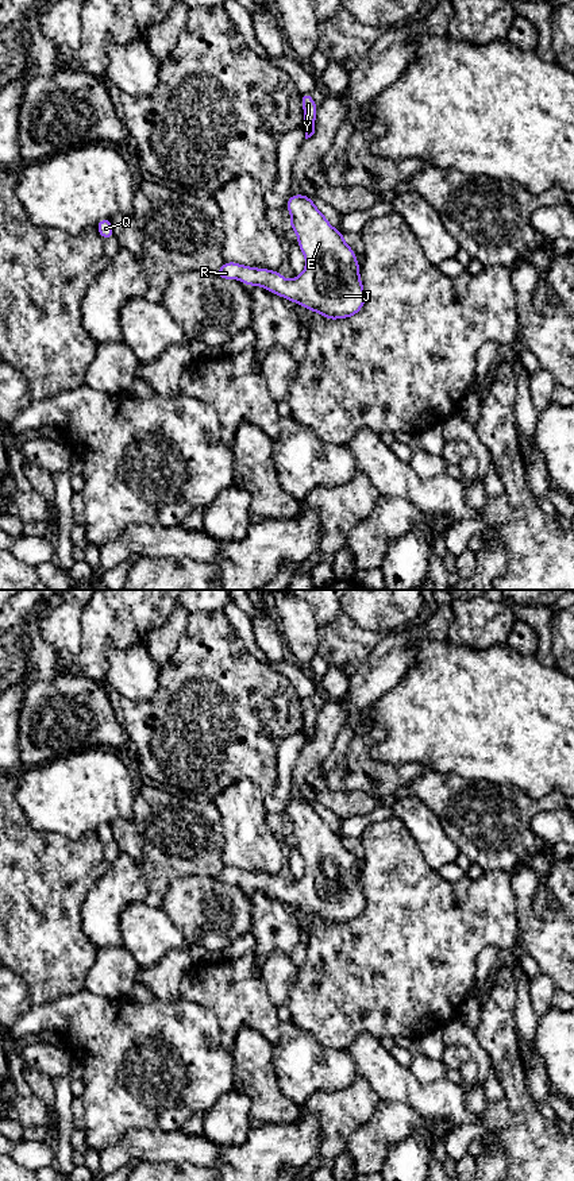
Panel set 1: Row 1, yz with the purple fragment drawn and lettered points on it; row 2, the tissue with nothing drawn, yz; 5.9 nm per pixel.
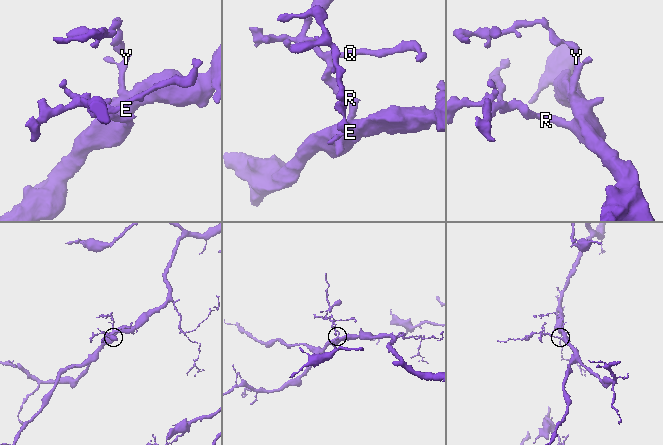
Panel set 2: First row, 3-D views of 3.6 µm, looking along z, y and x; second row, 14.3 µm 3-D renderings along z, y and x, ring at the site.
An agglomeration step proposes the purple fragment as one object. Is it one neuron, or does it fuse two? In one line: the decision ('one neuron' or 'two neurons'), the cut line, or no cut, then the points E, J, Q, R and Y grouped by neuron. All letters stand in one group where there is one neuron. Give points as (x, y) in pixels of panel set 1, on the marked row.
one neuron | no cut | E J Q R Y

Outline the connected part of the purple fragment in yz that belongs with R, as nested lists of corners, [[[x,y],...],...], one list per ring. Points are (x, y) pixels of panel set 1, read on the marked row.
[[[305,194],[290,196],[285,207],[305,258],[300,275],[286,279],[280,271],[236,262],[224,262],[215,275],[238,279],[247,286],[262,286],[328,320],[355,316],[363,308],[366,296],[359,277],[361,265],[344,242],[343,232],[334,228]]]

